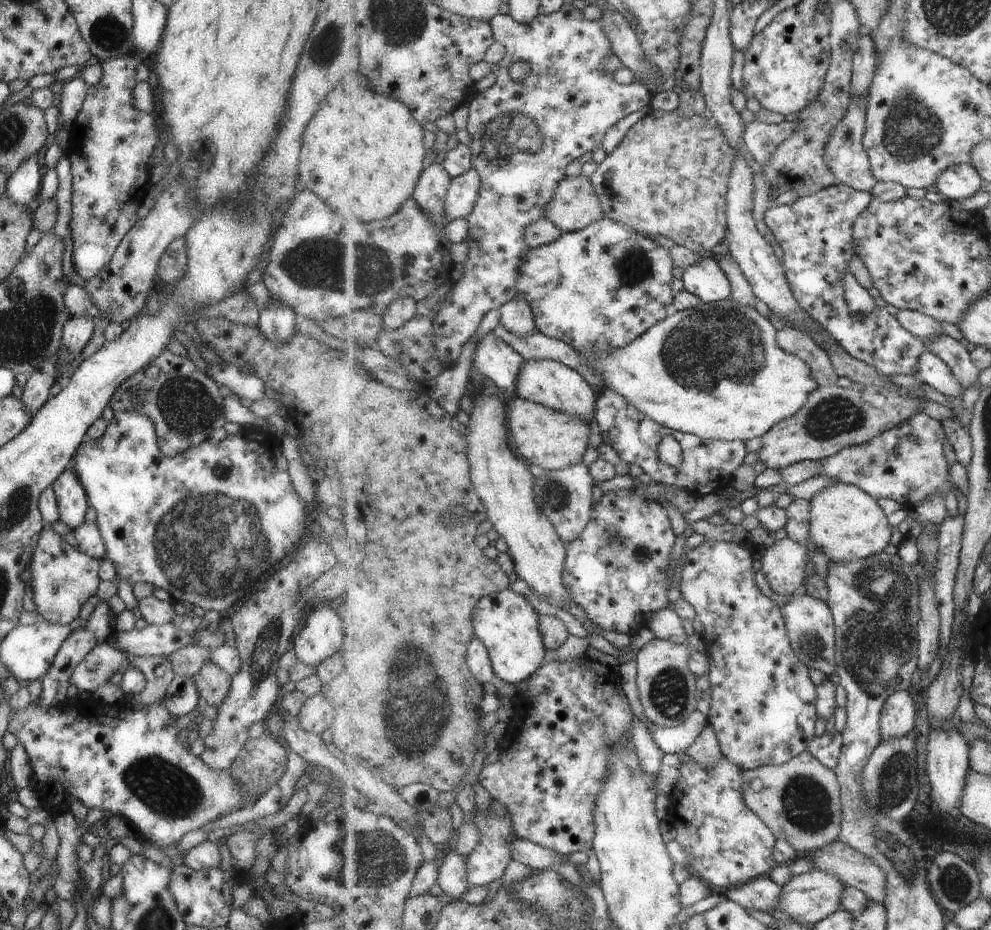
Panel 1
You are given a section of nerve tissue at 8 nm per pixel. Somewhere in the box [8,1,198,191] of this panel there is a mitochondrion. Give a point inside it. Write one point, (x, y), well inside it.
(108, 34)

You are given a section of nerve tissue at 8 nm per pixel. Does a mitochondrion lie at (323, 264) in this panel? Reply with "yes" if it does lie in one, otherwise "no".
yes

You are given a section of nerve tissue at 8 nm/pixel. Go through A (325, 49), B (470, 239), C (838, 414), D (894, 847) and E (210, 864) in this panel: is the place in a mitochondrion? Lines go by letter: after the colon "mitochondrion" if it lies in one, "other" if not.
A: mitochondrion
B: other
C: mitochondrion
D: mitochondrion
E: other

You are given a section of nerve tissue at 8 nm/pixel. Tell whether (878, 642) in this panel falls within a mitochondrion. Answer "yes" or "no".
yes

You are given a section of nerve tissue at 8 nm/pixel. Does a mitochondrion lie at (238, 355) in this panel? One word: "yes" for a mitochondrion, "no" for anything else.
no

